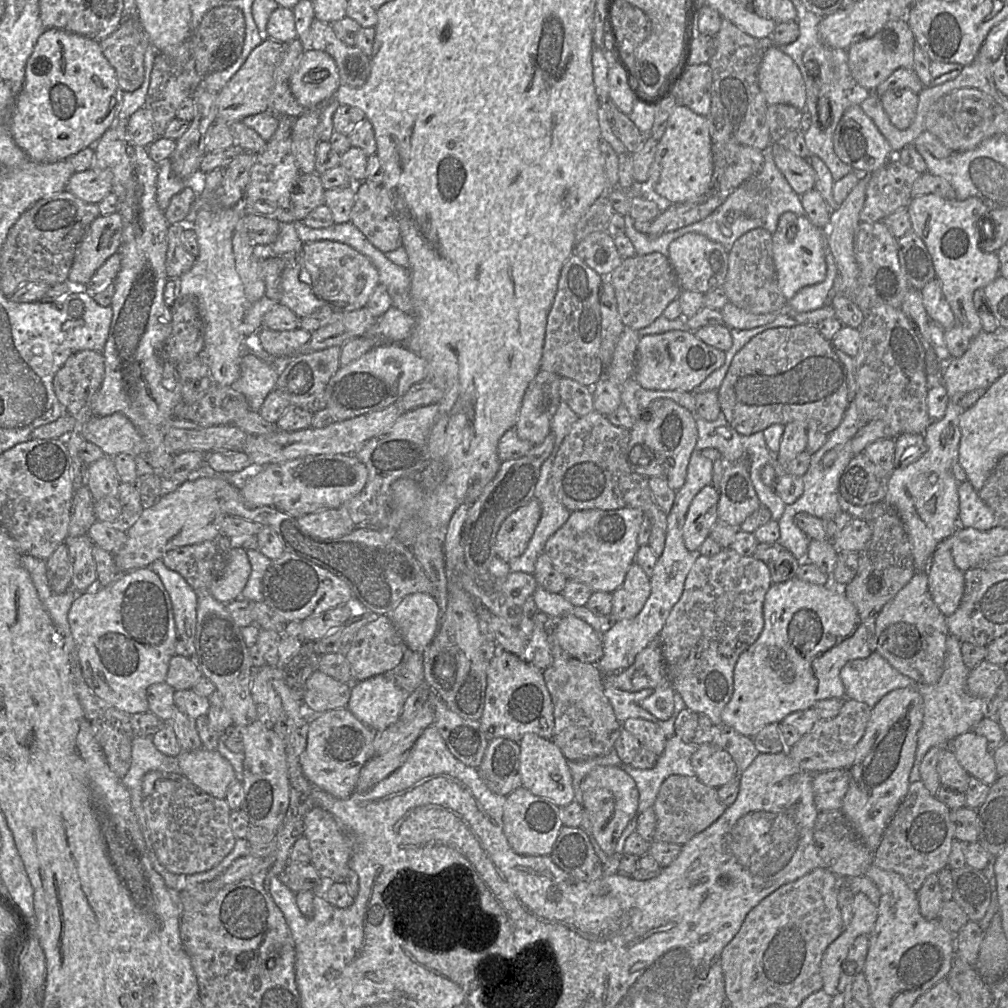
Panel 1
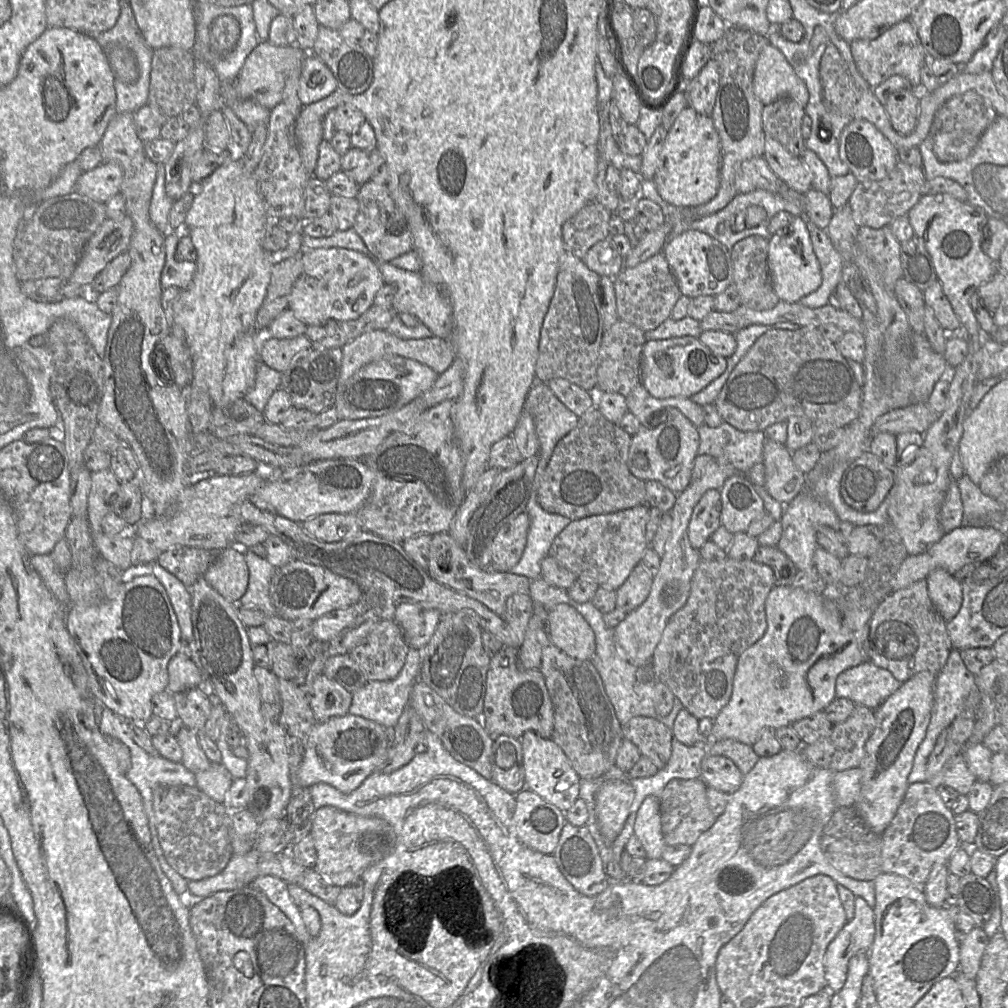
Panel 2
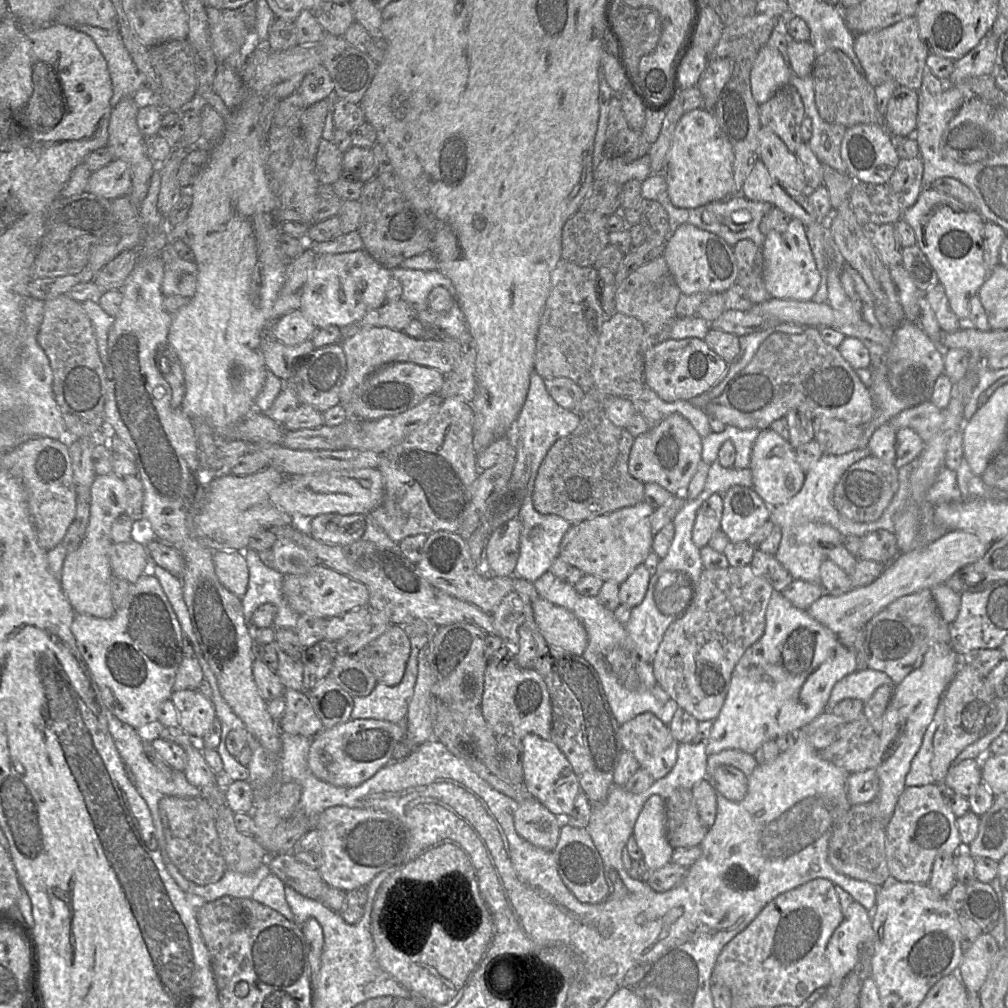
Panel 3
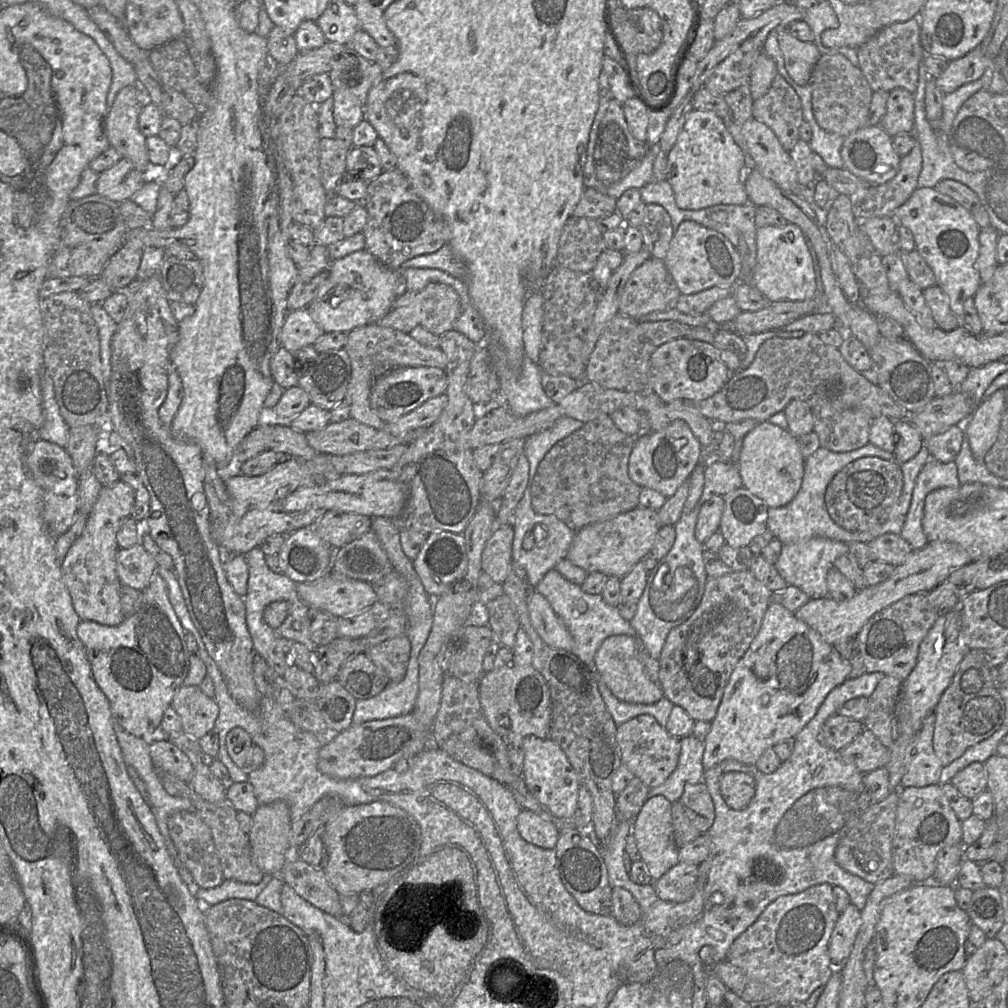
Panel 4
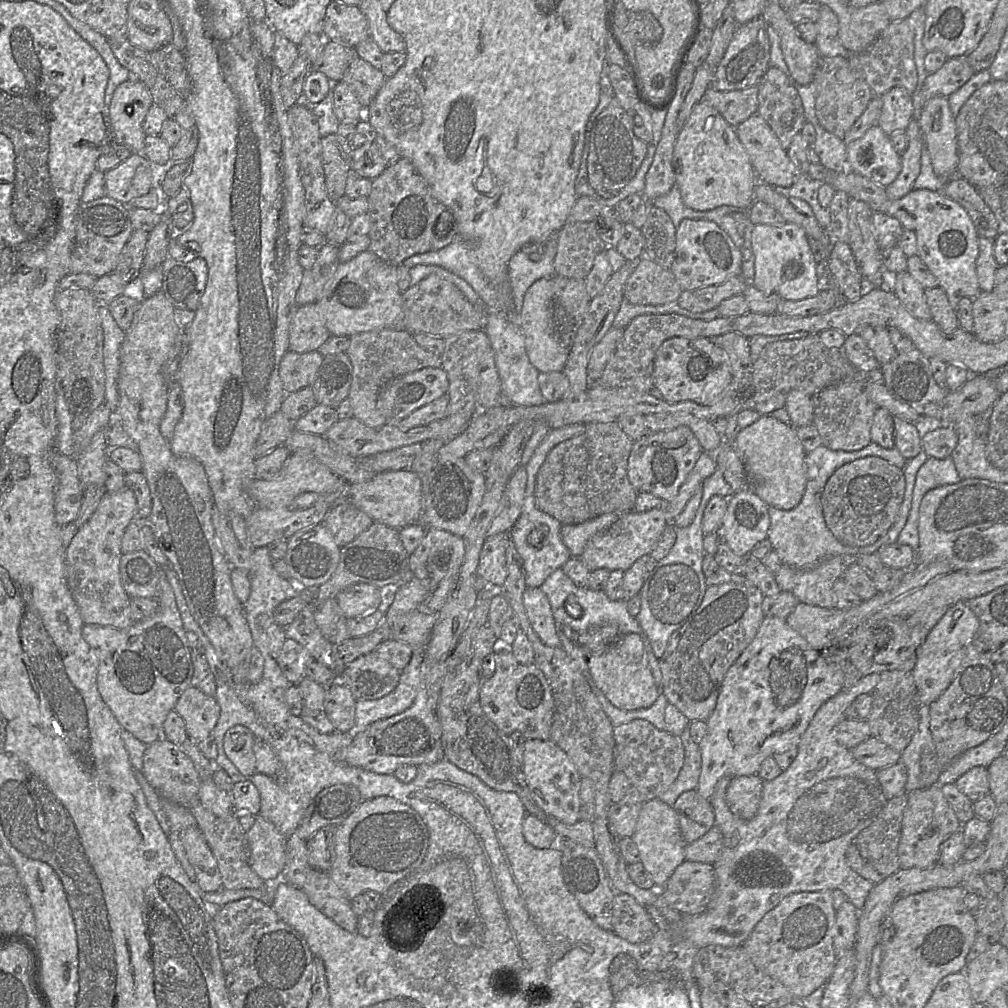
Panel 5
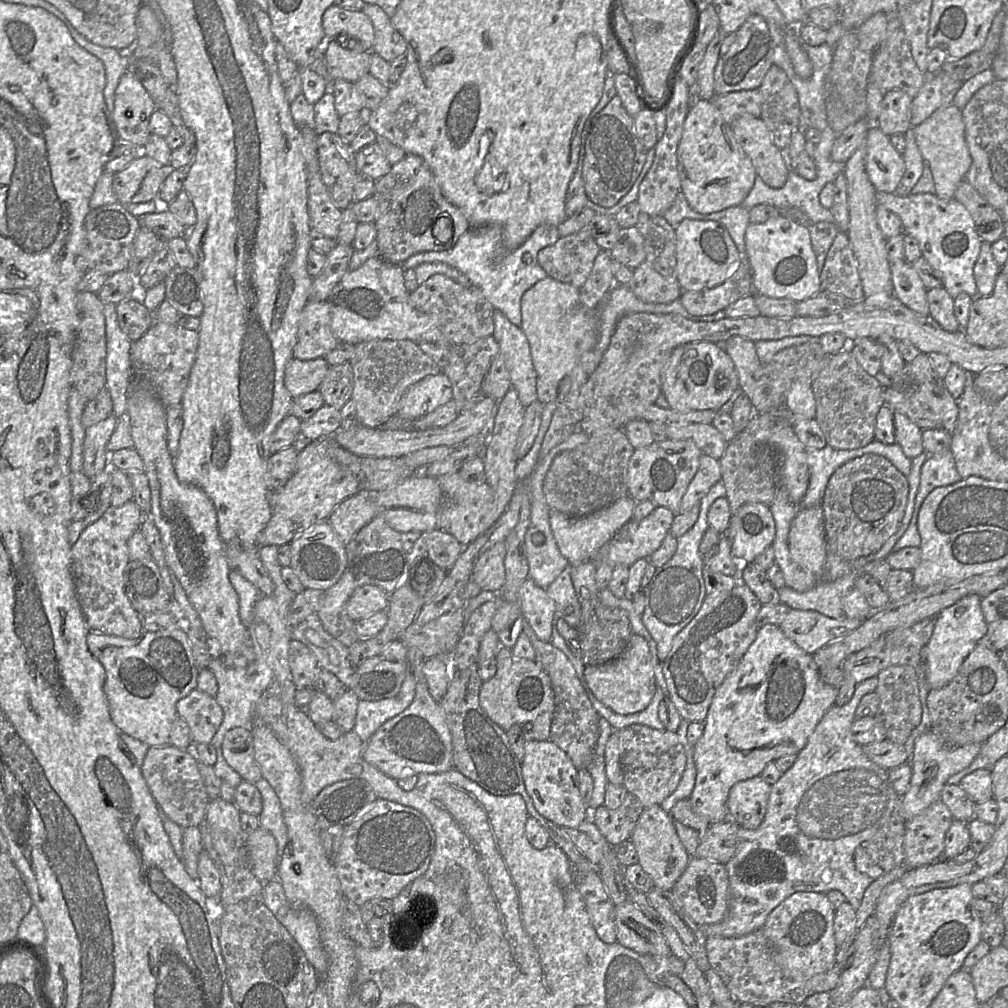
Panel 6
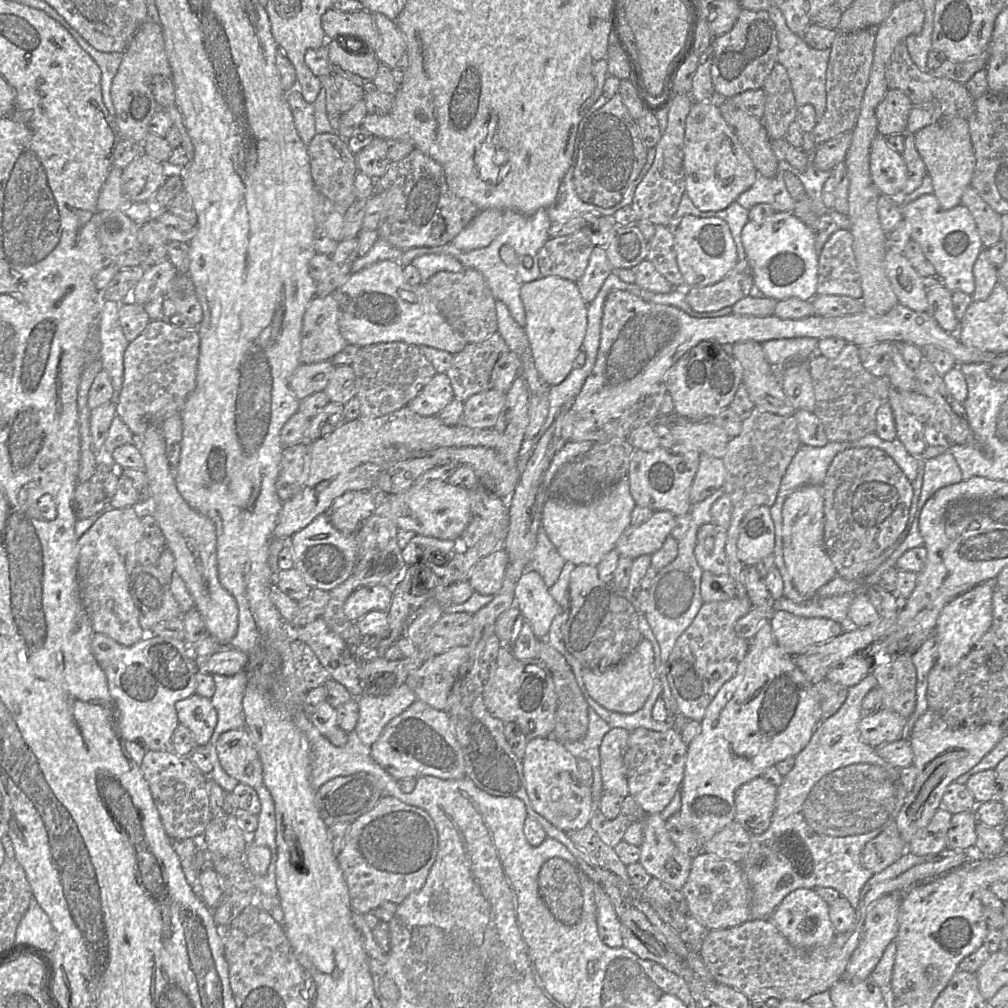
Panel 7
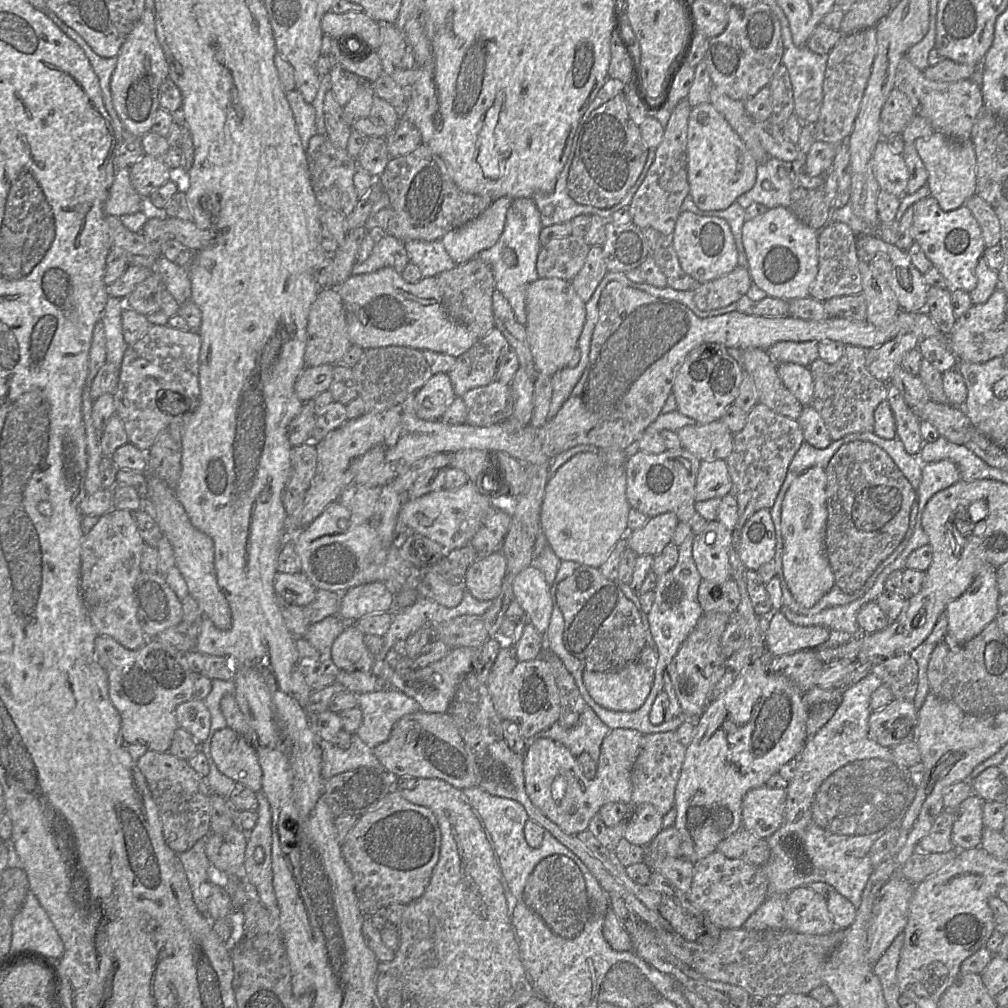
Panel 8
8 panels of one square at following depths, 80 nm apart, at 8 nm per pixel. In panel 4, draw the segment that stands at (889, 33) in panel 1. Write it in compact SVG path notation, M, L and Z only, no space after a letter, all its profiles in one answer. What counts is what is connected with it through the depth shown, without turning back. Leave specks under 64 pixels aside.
M918 17L882 27L857 48L857 55L859 69L874 92L904 88L914 93L918 83L919 65L926 55L921 44Z

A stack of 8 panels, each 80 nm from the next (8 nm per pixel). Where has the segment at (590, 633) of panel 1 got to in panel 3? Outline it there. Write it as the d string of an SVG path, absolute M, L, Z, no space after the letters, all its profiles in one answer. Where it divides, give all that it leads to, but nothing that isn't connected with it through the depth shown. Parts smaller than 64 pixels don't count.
M539 597L534 603L534 620L547 643L582 656L588 643L587 632L572 612Z

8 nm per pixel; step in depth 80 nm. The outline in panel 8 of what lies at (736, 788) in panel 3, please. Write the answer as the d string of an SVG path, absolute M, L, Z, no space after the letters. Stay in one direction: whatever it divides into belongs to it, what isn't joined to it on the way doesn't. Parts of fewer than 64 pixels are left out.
M766 785L749 790L742 800L742 827L767 839L783 823L786 790Z

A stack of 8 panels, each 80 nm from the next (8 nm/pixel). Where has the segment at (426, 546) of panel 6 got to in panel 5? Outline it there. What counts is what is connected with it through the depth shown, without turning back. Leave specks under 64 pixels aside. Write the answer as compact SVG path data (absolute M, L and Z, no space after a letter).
M429 528L416 550L409 555L409 569L419 579L430 577L432 587L436 587L445 577L458 573L464 556L463 537Z

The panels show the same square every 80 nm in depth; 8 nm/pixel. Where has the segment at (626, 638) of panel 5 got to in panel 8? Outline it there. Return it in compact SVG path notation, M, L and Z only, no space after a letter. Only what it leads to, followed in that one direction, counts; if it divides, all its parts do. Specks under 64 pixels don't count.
M646 646L634 660L620 669L604 672L584 670L583 682L593 700L602 707L614 711L635 711L643 705L651 691L656 665L657 654Z

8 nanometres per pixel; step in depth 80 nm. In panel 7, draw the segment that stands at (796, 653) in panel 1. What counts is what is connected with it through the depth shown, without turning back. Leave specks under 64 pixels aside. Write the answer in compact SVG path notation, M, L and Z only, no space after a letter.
M764 622L750 641L750 647L739 663L736 674L719 689L706 709L701 732L688 745L684 777L680 786L680 813L697 831L703 845L734 821L735 793L743 784L778 762L796 757L809 743L821 723L821 702L814 684L796 666L793 657L777 644L772 627Z

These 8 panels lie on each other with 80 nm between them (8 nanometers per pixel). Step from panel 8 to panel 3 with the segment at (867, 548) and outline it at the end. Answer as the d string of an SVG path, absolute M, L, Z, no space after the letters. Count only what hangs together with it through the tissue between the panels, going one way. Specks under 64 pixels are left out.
M872 455L853 463L842 474L834 490L832 503L841 516L858 523L878 520L899 488L898 469Z

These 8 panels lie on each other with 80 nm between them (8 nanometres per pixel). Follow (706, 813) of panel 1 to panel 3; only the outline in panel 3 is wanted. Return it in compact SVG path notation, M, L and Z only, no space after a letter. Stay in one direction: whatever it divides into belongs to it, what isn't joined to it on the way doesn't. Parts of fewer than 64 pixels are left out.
M677 789L665 800L666 834L673 848L699 846L709 828L700 820L691 789Z

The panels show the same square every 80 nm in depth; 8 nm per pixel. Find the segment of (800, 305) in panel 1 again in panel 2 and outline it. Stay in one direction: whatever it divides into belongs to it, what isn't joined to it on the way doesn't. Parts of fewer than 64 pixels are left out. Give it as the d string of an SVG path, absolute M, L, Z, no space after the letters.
M807 220L807 229L821 270L821 284L812 293L798 302L809 308L818 308L828 304L837 285L842 281L842 258L832 244L825 229Z

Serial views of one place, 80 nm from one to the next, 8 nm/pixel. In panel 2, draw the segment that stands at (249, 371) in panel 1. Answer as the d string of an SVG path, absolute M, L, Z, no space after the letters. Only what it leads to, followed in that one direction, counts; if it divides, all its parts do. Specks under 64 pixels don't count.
M259 360L254 384L245 393L244 398L262 412L273 392L279 388L281 374Z

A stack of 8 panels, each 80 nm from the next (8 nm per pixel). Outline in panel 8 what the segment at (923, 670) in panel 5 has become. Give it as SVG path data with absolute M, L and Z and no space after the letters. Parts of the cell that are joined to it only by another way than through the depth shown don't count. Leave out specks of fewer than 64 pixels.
M984 564L978 571L971 586L957 599L948 603L945 615L948 620L947 643L962 645L977 636L990 622L996 619L1000 591L997 586L997 569L991 564Z

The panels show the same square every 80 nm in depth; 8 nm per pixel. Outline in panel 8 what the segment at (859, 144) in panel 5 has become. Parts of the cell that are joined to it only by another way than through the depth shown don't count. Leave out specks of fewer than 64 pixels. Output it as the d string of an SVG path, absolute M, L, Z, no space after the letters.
M880 139L872 155L872 171L879 189L896 197L906 194L909 171L901 154L895 153Z

